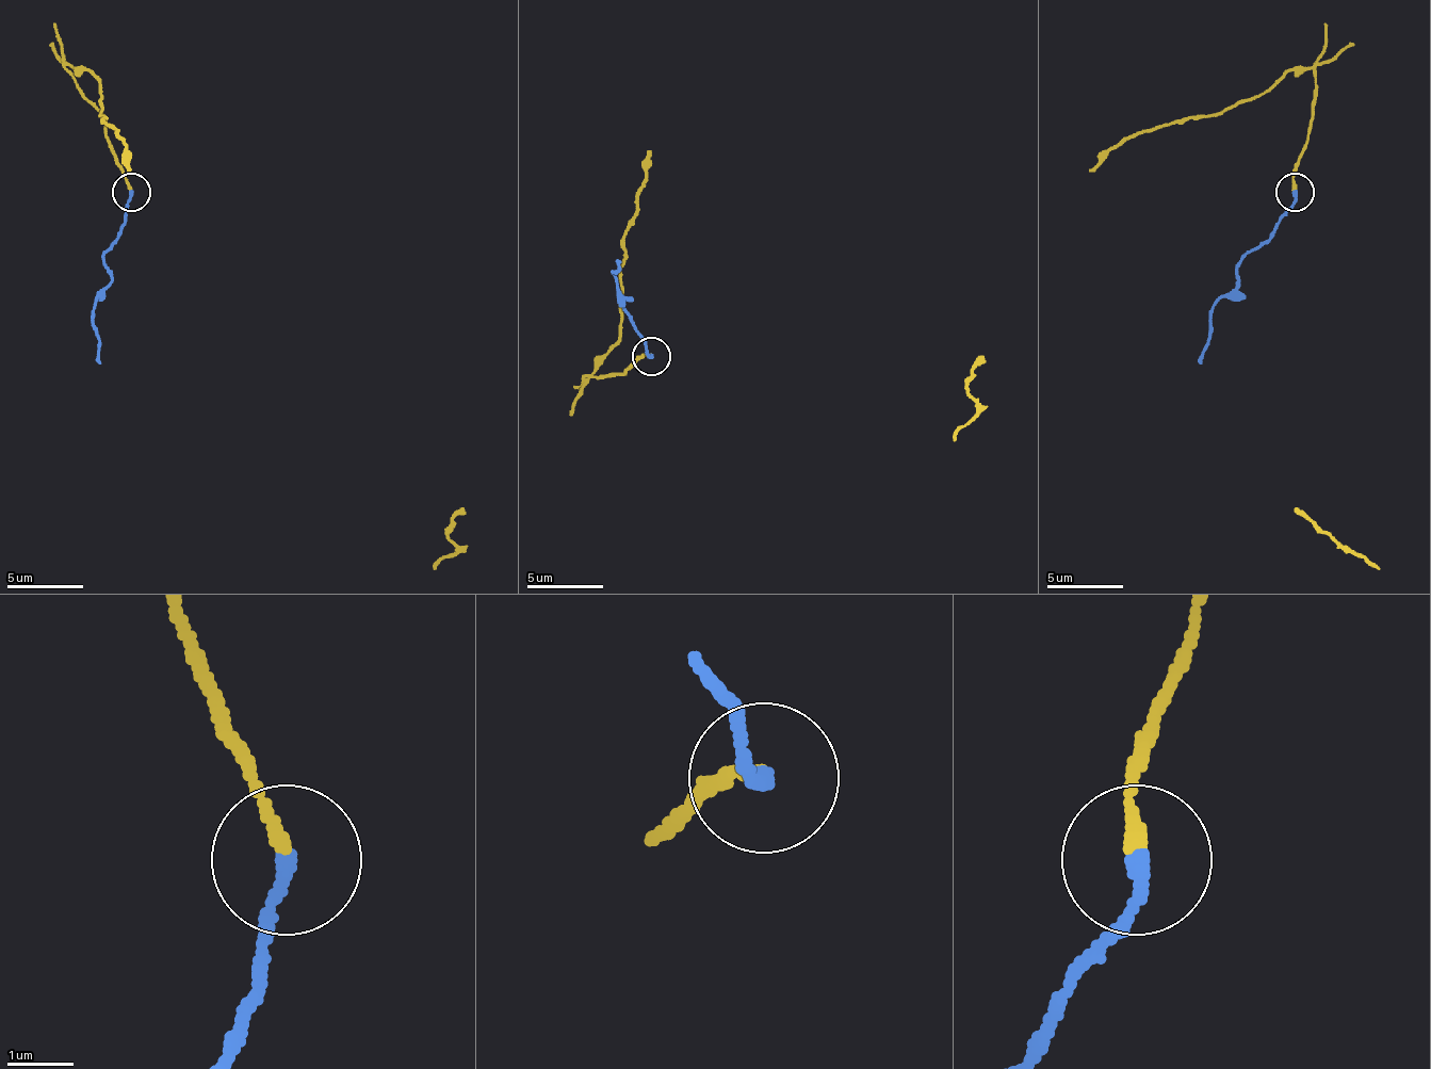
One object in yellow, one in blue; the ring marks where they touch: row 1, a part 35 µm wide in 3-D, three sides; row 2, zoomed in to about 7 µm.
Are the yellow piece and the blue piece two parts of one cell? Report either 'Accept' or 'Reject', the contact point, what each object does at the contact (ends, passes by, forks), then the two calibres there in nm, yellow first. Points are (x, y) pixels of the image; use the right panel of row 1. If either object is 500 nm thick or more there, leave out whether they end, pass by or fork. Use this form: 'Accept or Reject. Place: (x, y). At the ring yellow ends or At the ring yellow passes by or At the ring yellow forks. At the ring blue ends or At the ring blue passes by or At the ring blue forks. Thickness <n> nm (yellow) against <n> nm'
Reject. Place: (1295, 192). At the ring yellow ends. At the ring blue ends. Thickness 200 nm (yellow) against 240 nm

